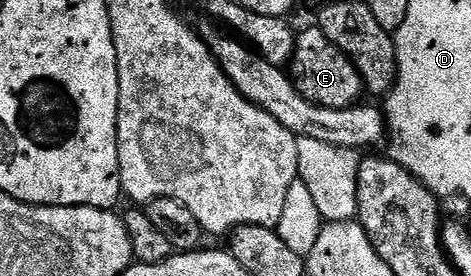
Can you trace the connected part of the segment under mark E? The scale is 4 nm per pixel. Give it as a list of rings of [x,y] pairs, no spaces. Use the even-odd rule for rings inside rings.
[[[318,27],[300,29],[296,38],[296,50],[290,62],[290,76],[296,84],[296,90],[310,103],[318,107],[348,109],[351,105],[361,104],[365,96],[364,81],[358,67],[342,52]]]

